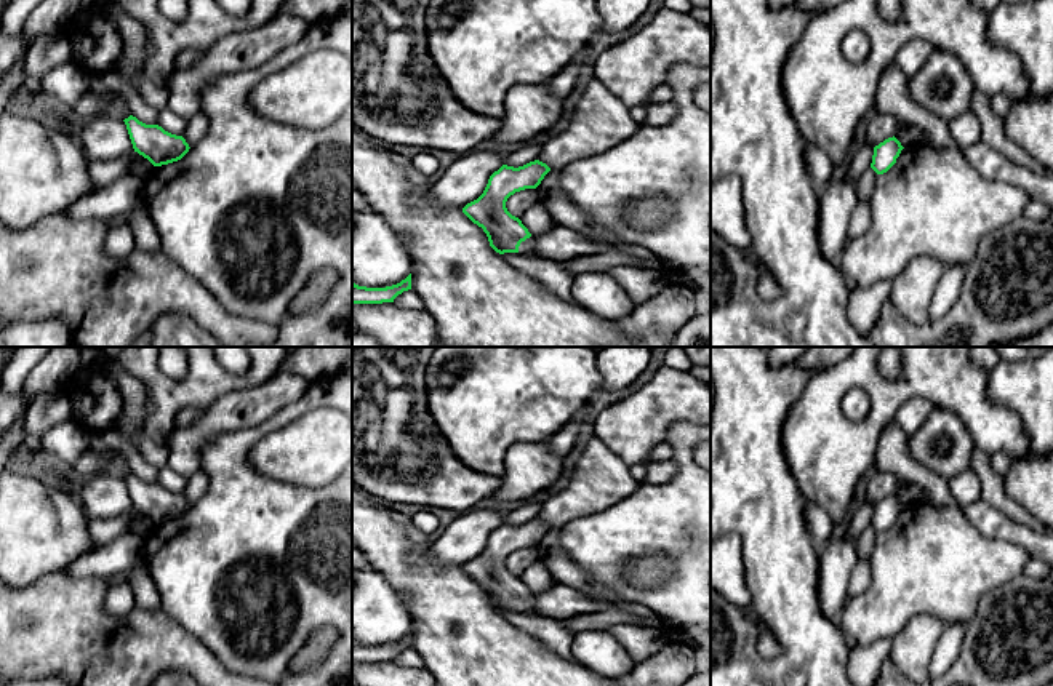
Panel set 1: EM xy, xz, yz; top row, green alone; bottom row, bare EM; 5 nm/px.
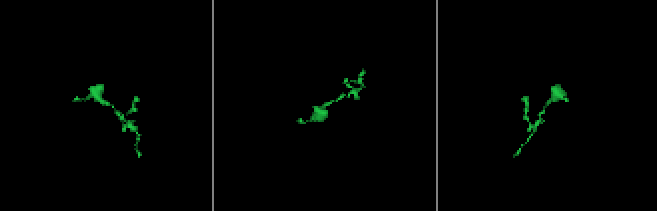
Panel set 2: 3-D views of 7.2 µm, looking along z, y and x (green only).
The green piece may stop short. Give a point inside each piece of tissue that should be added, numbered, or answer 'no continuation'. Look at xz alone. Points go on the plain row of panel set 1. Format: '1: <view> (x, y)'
1: xz (527, 605)

